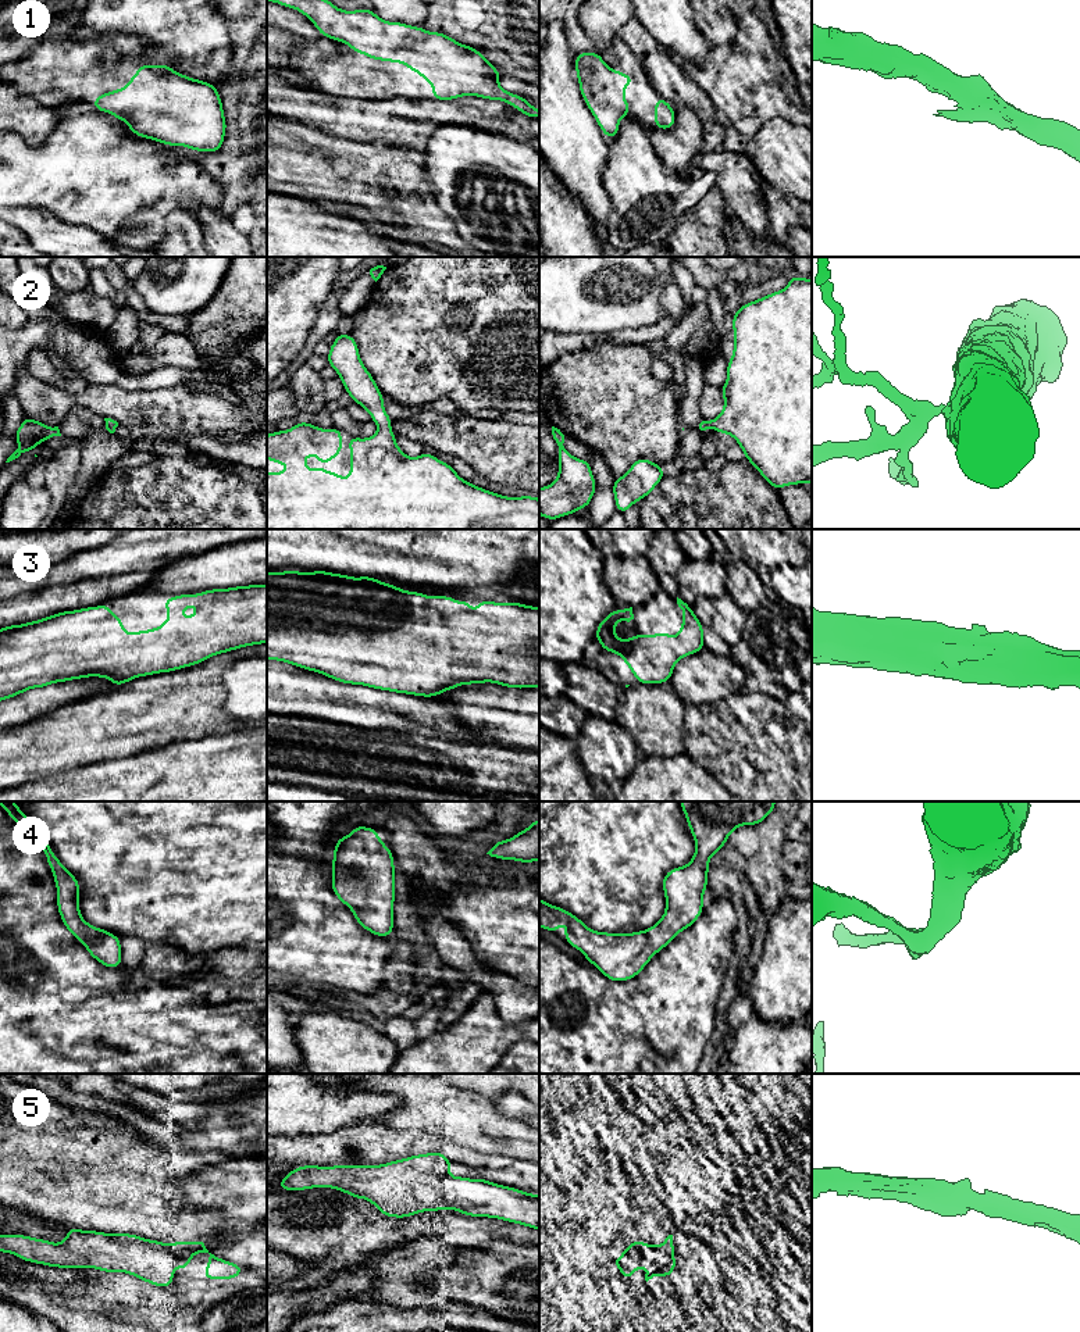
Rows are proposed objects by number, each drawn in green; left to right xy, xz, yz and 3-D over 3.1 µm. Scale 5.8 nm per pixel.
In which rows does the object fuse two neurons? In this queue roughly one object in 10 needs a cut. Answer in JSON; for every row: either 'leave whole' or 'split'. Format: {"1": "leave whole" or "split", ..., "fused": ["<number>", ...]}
{"1": "leave whole", "2": "leave whole", "3": "leave whole", "4": "leave whole", "5": "leave whole", "fused": []}

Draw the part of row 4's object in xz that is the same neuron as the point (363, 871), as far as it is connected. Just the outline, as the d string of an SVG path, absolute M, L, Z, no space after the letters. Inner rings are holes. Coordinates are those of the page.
M353 826L350 835L336 839L332 860L332 892L352 910L359 925L378 938L393 933L395 863L391 849L382 843L377 829Z

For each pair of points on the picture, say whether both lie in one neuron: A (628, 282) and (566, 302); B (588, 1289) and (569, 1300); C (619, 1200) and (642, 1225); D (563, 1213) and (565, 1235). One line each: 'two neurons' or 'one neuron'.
A: one neuron
B: one neuron
C: two neurons
D: two neurons

